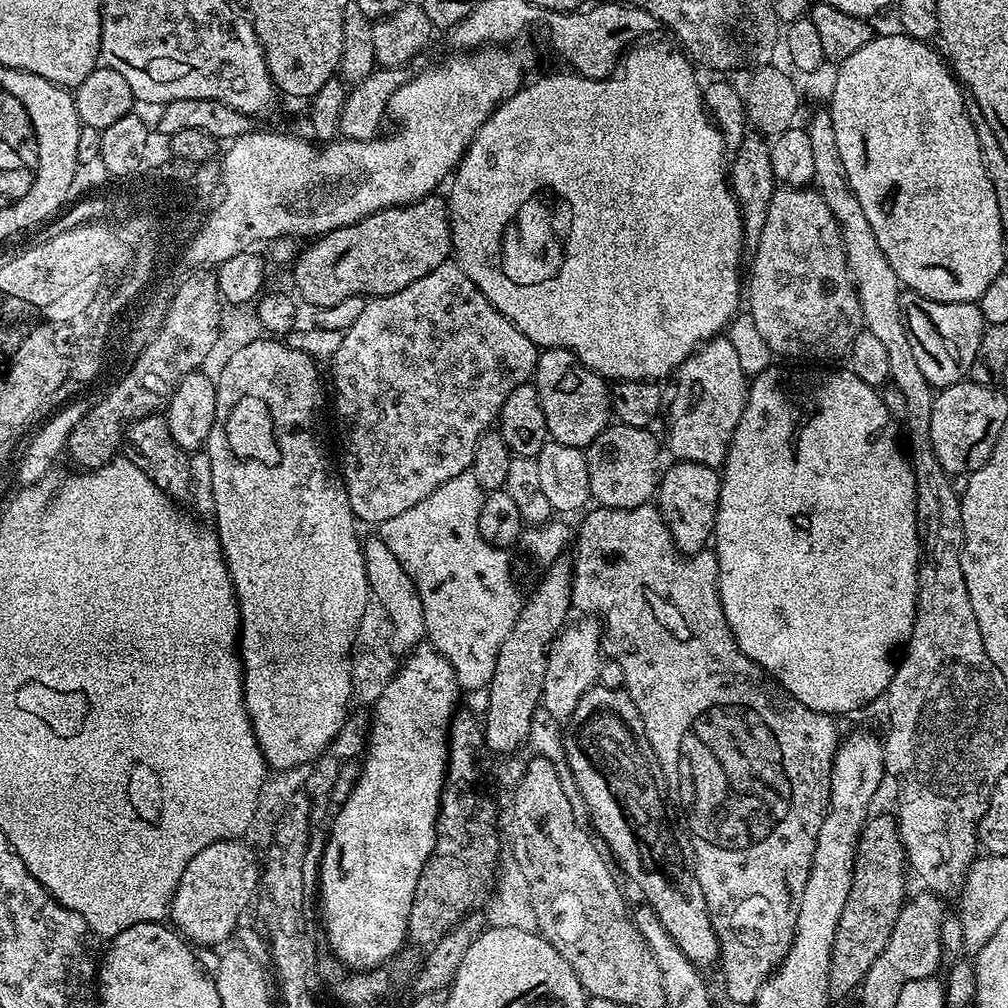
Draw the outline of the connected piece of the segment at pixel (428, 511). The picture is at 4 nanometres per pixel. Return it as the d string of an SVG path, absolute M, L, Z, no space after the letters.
M469 470L458 474L458 478L450 478L450 482L446 482L442 486L438 486L438 490L434 490L434 494L430 494L426 498L422 498L422 502L418 502L418 506L410 506L410 510L398 514L394 518L390 518L390 522L384 524L384 538L391 544L392 550L396 552L396 556L404 561L404 567L415 576L413 580L415 584L419 584L420 592L423 592L425 611L427 612L428 625L427 629L432 635L432 639L436 641L440 649L445 652L500 652L503 644L507 640L515 626L515 620L519 616L520 607L522 605L522 594L516 589L516 584L512 581L512 568L508 565L507 551L501 550L499 547L488 543L479 534L479 514L482 510L486 493L478 486L478 478L474 478L474 474Z

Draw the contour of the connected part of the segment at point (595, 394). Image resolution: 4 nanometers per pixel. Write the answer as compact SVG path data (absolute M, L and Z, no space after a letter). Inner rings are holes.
M543 349L536 358L534 383L549 437L562 442L562 446L587 448L613 419L612 403L608 397L609 385L604 377L589 370L570 350Z

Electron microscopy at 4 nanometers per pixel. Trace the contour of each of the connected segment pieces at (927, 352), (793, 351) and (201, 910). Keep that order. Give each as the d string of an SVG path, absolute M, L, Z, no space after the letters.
M908 290L900 297L900 312L904 315L904 325L914 350L914 359L918 362L918 370L922 370L926 382L933 389L948 388L971 373L972 363L978 354L978 342L982 342L986 327L979 303L934 302Z
M791 186L777 187L776 193L770 198L770 210L766 210L766 226L762 226L762 234L758 242L754 245L752 256L752 273L746 276L746 312L754 318L754 326L758 326L762 338L766 338L766 346L777 357L789 356L792 362L828 362L835 356L843 357L851 349L854 338L862 331L864 319L862 318L862 306L858 302L856 288L852 285L852 279L846 266L846 254L844 253L844 243L838 222L834 214L830 214L830 206L824 201L815 187L805 186L803 188L793 188Z
M243 839L216 840L206 846L206 850L198 850L198 854L190 858L186 870L182 870L180 884L172 895L171 923L185 940L192 936L196 939L221 936L232 926L244 901L257 895L261 884L262 860L251 843Z

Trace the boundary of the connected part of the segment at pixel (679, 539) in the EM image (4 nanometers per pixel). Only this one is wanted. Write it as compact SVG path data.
M685 460L673 463L673 468L665 467L660 477L658 489L658 507L666 526L670 530L676 549L685 554L703 552L709 547L716 531L716 511L720 497L721 473L715 468L708 468L704 464L695 464Z

